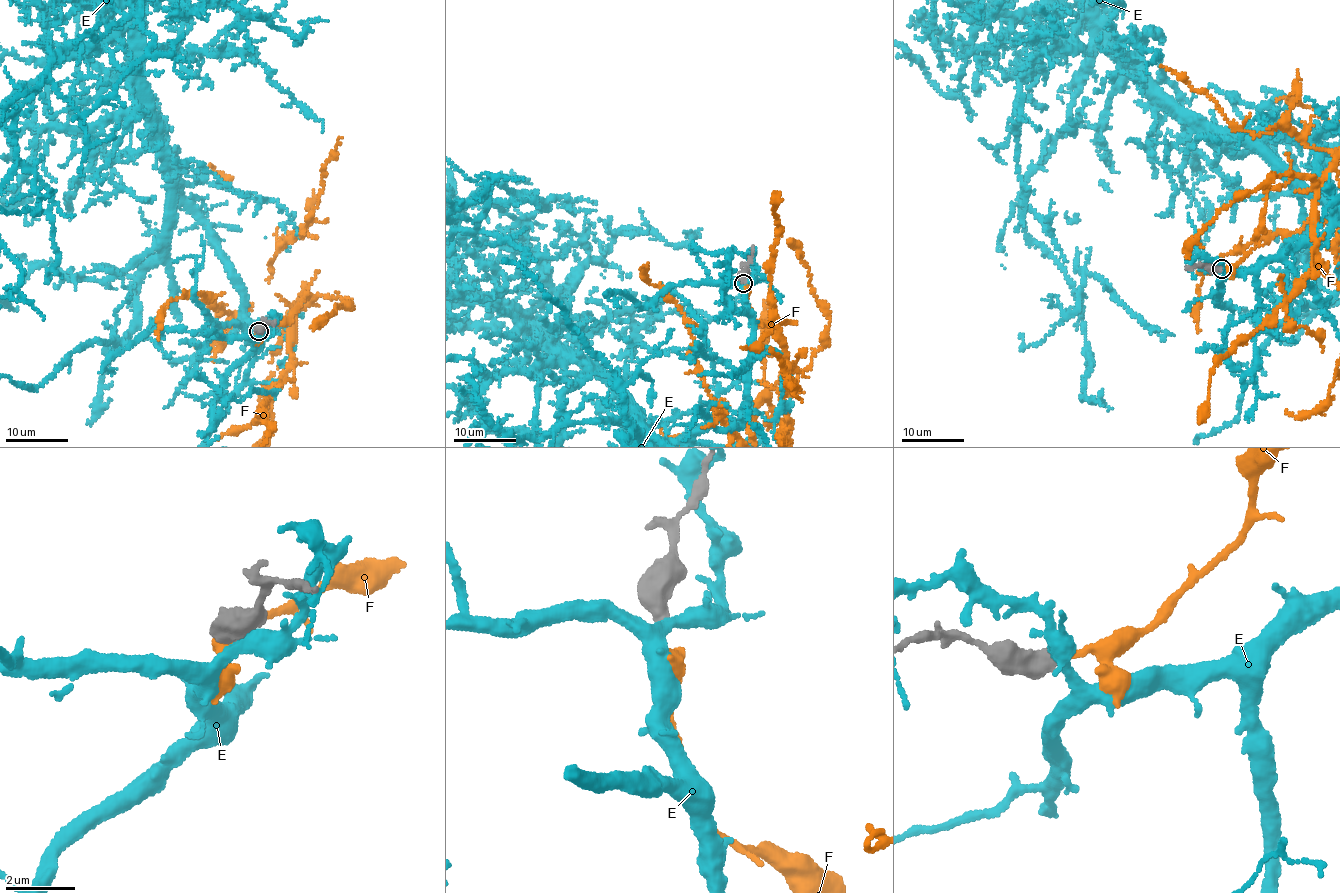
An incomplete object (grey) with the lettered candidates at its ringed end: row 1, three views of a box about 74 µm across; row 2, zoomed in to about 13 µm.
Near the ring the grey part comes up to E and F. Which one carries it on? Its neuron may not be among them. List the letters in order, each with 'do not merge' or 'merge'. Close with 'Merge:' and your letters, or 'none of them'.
E: do not merge
F: merge
Merge: F

